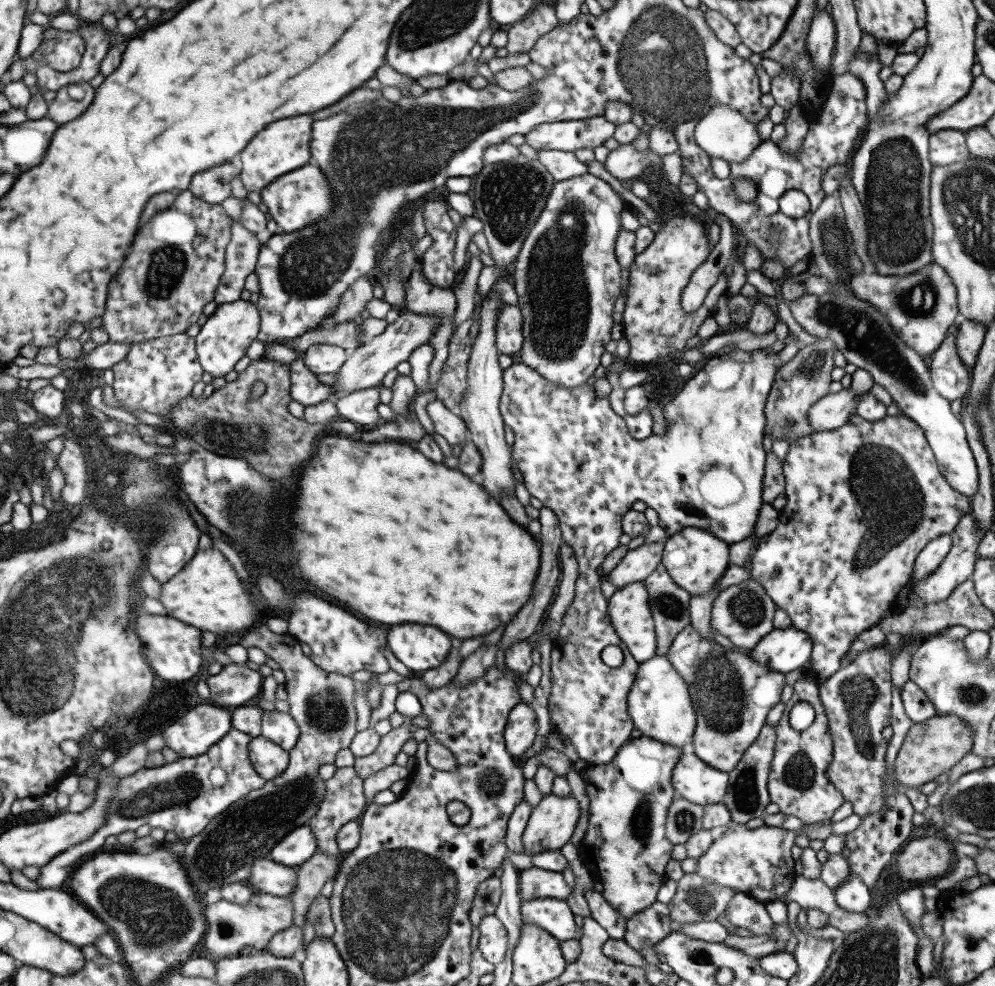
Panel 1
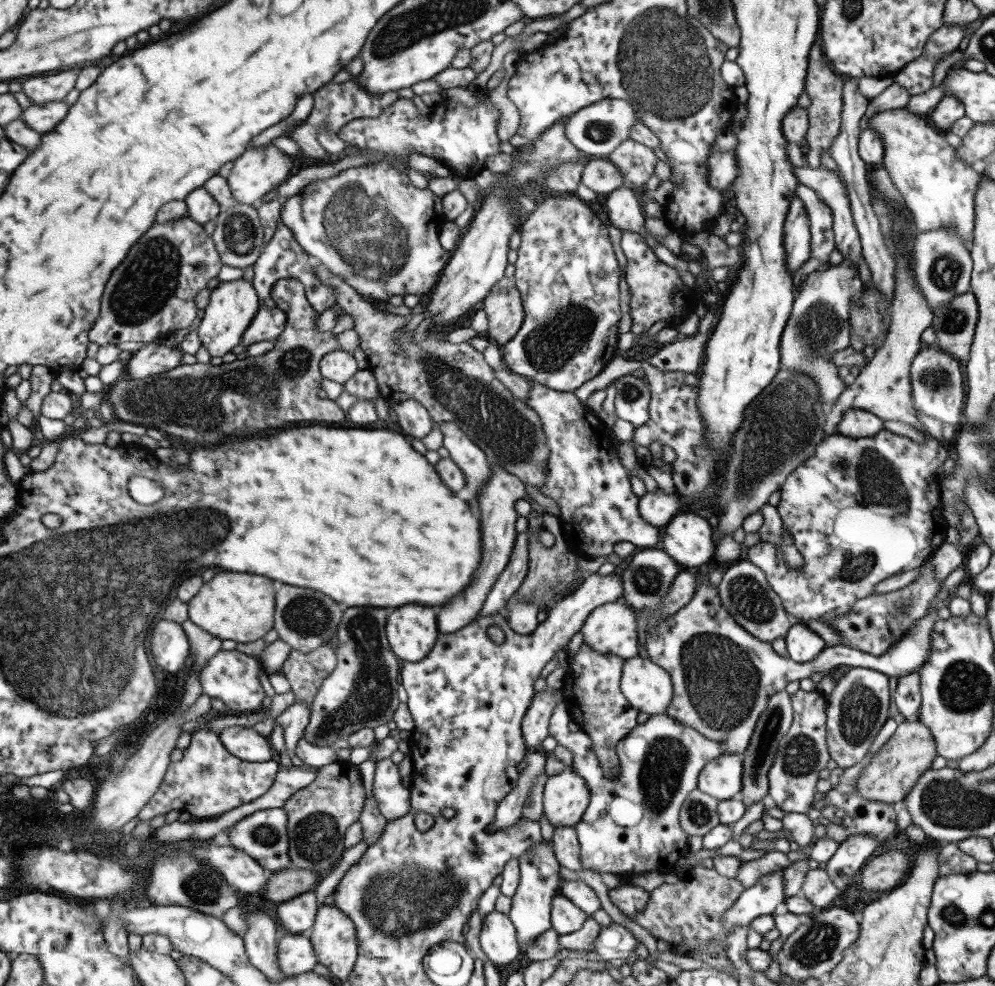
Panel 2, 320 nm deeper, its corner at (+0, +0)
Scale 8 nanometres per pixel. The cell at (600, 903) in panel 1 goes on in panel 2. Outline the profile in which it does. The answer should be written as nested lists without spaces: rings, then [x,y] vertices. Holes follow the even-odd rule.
[[[573,826],[554,828],[551,840],[552,850],[560,866],[569,870],[583,870],[578,857],[579,845]]]

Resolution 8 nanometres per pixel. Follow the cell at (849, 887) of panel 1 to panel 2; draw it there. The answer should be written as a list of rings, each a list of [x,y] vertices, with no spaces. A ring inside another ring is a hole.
[[[867,833],[848,836],[838,844],[825,863],[824,870],[839,891],[849,884],[849,880],[855,878],[855,874],[868,861],[876,846],[876,840]]]

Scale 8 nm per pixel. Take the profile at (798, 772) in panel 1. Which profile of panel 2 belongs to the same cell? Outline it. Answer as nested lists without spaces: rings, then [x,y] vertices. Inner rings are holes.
[[[797,690],[790,696],[792,721],[784,735],[779,739],[776,753],[767,771],[768,794],[775,806],[782,812],[807,814],[812,808],[815,794],[817,772],[825,768],[830,756],[826,747],[826,702],[825,696]]]

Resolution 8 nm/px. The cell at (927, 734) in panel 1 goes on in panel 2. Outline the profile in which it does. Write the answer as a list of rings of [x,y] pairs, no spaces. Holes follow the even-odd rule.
[[[899,720],[893,734],[871,756],[869,763],[859,772],[852,784],[855,785],[858,795],[865,800],[899,805],[919,775],[930,768],[935,756],[935,743],[929,729],[918,720]]]

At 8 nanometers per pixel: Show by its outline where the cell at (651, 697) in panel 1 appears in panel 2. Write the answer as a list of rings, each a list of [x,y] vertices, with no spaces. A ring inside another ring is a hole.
[[[639,655],[624,659],[619,689],[633,708],[649,716],[663,715],[673,692],[669,674]]]

